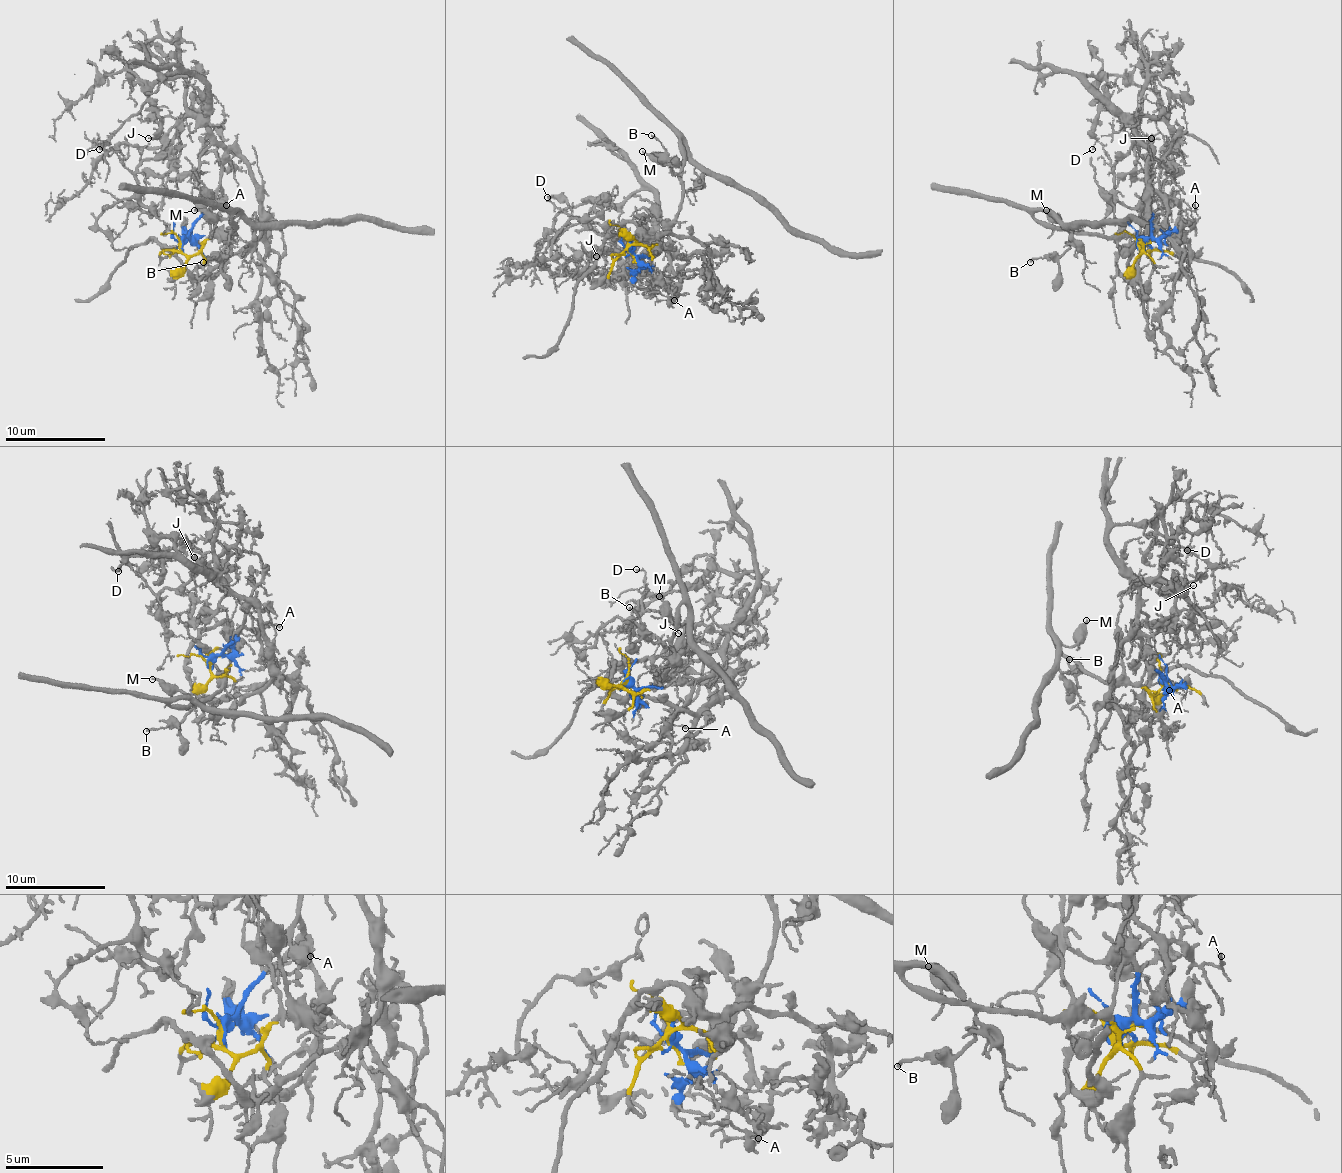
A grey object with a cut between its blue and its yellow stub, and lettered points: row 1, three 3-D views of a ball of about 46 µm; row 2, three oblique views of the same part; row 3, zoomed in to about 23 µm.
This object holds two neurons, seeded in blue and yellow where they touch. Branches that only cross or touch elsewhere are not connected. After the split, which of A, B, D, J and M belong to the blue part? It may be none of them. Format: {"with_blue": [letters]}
{"with_blue": ["A", "D", "J"]}

